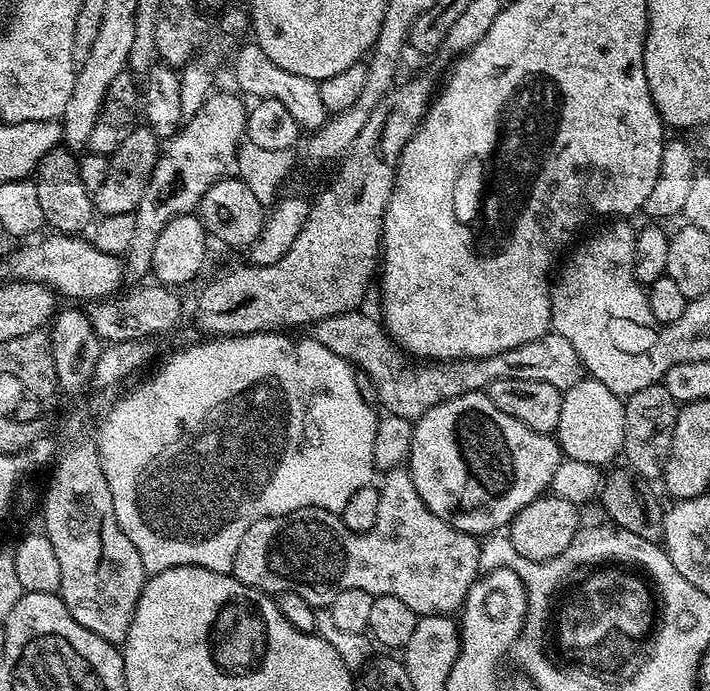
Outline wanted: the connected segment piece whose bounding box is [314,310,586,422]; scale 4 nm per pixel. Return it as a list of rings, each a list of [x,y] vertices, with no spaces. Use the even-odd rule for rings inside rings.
[[[349,310],[331,316],[317,322],[314,336],[334,350],[338,358],[347,360],[354,368],[369,376],[370,382],[376,387],[379,407],[384,407],[383,411],[389,416],[414,422],[434,405],[462,394],[483,391],[494,381],[540,381],[564,391],[572,389],[586,376],[577,351],[566,338],[553,332],[484,359],[417,362],[406,355],[404,349],[385,331],[383,323],[373,316],[367,316],[364,310]]]

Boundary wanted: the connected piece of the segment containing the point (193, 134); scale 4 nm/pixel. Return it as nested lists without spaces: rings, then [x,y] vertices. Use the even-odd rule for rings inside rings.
[[[213,91],[212,95],[206,98],[206,102],[202,102],[202,110],[198,110],[198,114],[187,117],[180,130],[167,141],[166,147],[161,151],[158,162],[154,166],[154,174],[150,174],[150,186],[146,186],[146,194],[142,194],[142,202],[138,202],[136,207],[134,239],[130,241],[130,250],[126,254],[126,272],[129,277],[144,275],[147,277],[151,273],[154,245],[158,242],[158,234],[166,230],[166,222],[195,213],[200,207],[200,200],[206,194],[206,190],[210,190],[210,186],[216,180],[225,179],[235,165],[236,149],[245,139],[244,127],[248,108],[243,104],[245,101],[235,91],[232,92]]]

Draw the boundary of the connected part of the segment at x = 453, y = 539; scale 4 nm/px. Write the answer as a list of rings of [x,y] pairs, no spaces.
[[[407,467],[389,468],[383,476],[384,484],[379,485],[378,518],[368,531],[352,532],[337,513],[318,506],[267,516],[246,530],[232,563],[231,575],[251,588],[260,588],[269,594],[302,594],[302,598],[306,598],[306,602],[310,602],[317,610],[332,604],[342,590],[366,590],[374,597],[402,598],[402,602],[406,602],[406,606],[410,606],[417,617],[446,616],[463,608],[470,586],[482,572],[481,541],[468,532],[442,522],[438,514],[431,512],[414,486],[412,473]]]

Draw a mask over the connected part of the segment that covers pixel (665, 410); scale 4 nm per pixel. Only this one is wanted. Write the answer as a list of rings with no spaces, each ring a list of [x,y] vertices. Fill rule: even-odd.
[[[664,383],[651,384],[646,390],[638,390],[624,400],[623,459],[628,459],[631,471],[649,482],[661,475],[662,466],[670,454],[670,442],[674,438],[674,422],[680,413],[678,403],[670,396]]]

